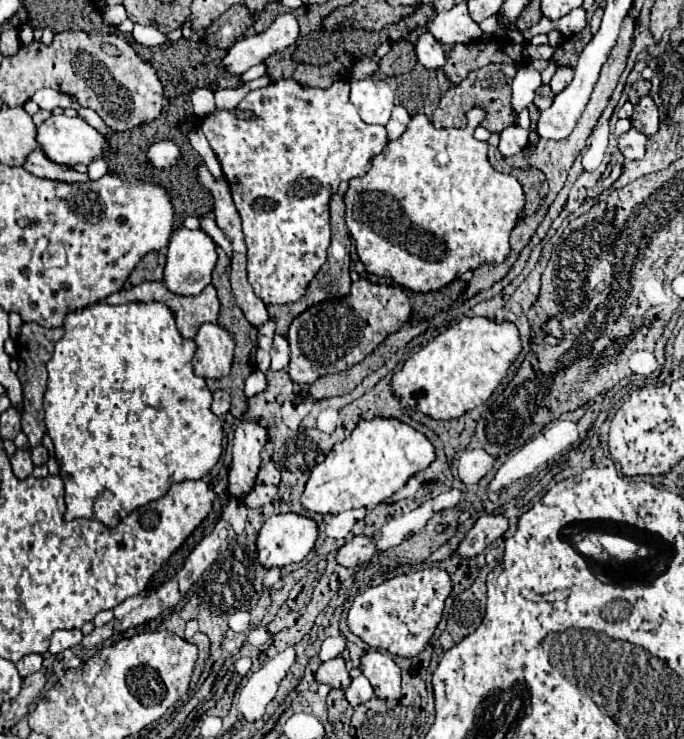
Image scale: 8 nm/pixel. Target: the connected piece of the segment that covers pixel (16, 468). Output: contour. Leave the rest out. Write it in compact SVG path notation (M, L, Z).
M19 449L13 457L11 457L11 467L17 479L27 479L33 471L33 463L31 463L31 453Z

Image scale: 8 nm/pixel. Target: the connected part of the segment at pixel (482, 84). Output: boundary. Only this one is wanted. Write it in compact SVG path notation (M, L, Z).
M485 65L483 69L477 69L473 73L467 75L467 79L463 83L459 83L457 87L451 87L439 101L435 113L433 113L433 125L435 127L465 127L467 125L467 111L473 107L481 107L485 111L485 119L481 123L481 127L485 127L487 131L497 131L501 133L505 127L515 123L515 115L511 111L511 81L517 73L515 65Z

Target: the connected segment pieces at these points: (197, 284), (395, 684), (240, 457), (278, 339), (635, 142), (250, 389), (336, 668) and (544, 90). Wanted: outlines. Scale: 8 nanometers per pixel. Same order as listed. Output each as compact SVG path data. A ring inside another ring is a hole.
M181 227L177 233L173 233L169 245L167 245L167 259L165 259L165 287L175 295L199 295L209 283L211 283L211 271L217 263L217 251L213 239L205 231L191 231L187 227Z
M371 649L361 657L361 673L373 685L373 691L379 699L389 701L399 697L401 689L401 669L395 665L393 657L385 651Z
M245 421L237 427L233 439L233 463L229 469L229 497L243 499L257 485L261 451L267 443L267 429L257 421Z
M275 335L273 349L271 349L271 369L281 371L287 369L287 365L289 365L289 343L285 337Z
M633 127L619 137L619 151L623 153L625 159L643 159L645 145L647 145L647 135L643 135Z
M255 369L249 377L247 377L247 381L245 381L245 395L247 397L253 397L253 395L257 395L257 393L263 393L267 389L267 377L265 377L265 373L261 373L259 369Z
M335 657L335 659L321 663L321 667L315 673L315 681L325 683L331 689L347 689L351 683L351 677L349 677L349 671L345 667L345 659Z
M541 85L537 91L535 91L535 105L543 111L543 109L547 109L551 103L553 103L553 91L551 91L551 87L549 85Z

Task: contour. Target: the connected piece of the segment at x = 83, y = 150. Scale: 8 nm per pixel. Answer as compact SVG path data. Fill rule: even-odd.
M53 115L43 125L39 125L37 127L37 141L39 141L41 151L51 161L63 163L63 165L69 165L69 167L75 167L79 163L89 165L95 159L101 159L111 151L111 143L103 133L93 129L89 123L85 123L79 117L65 117L65 115L57 115L57 117Z

